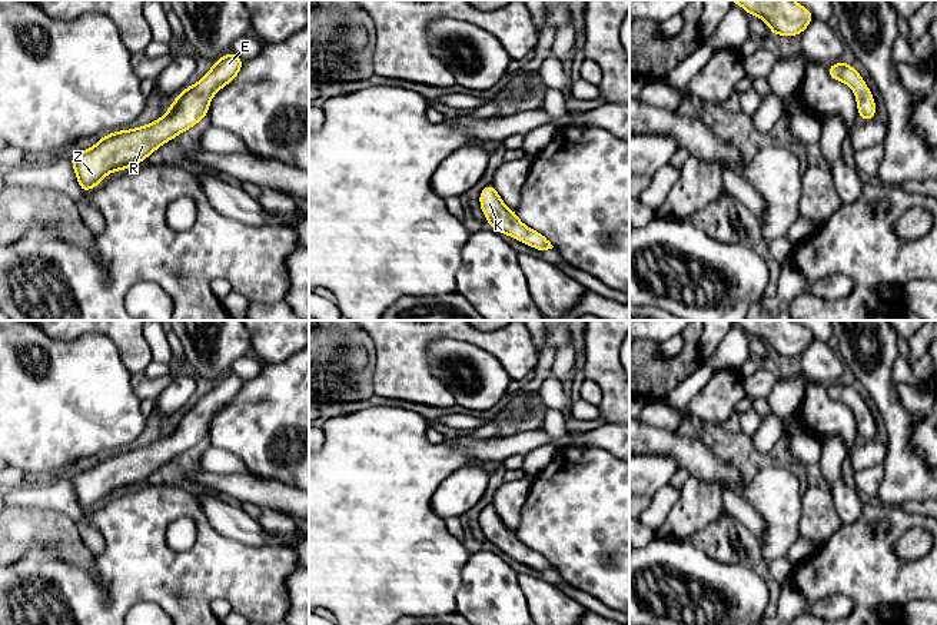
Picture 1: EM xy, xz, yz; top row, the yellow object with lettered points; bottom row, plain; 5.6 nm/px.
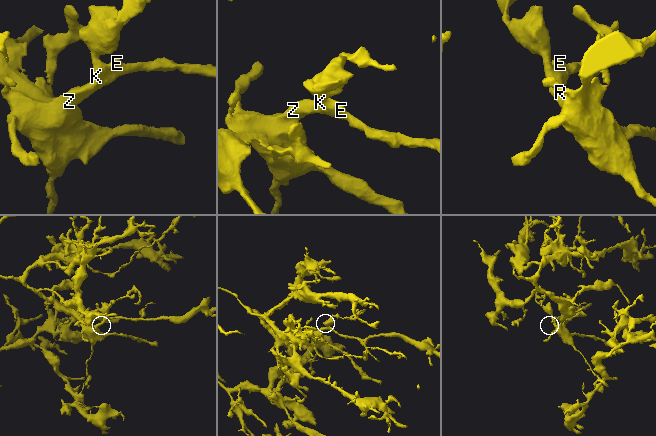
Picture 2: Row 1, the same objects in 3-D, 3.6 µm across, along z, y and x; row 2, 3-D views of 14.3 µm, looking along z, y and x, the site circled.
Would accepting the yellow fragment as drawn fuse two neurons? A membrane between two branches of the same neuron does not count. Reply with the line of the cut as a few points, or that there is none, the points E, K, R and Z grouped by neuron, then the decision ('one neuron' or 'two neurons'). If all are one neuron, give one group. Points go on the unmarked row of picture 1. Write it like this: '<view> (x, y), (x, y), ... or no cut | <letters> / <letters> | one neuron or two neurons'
no cut | E K R Z | one neuron

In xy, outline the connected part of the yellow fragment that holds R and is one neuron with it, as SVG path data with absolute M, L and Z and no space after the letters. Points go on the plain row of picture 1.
M232 372L225 375L196 405L189 405L160 439L102 456L94 466L72 475L70 482L83 513L100 505L104 496L146 481L160 466L207 438L213 416L237 398L242 386L239 376Z

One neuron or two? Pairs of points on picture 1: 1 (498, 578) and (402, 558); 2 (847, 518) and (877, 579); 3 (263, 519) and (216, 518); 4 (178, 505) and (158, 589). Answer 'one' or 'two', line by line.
1: two
2: two
3: two
4: one

